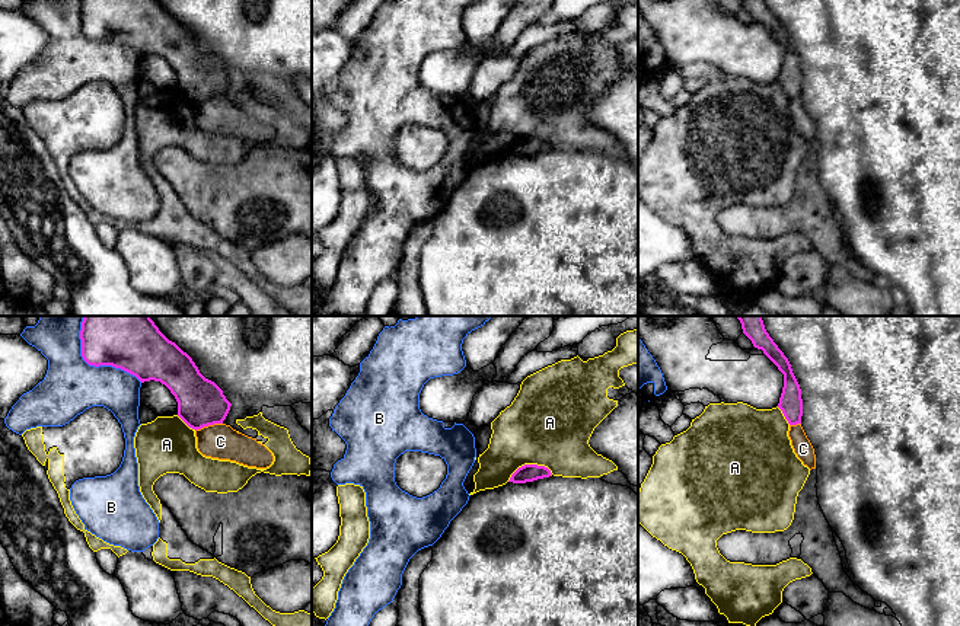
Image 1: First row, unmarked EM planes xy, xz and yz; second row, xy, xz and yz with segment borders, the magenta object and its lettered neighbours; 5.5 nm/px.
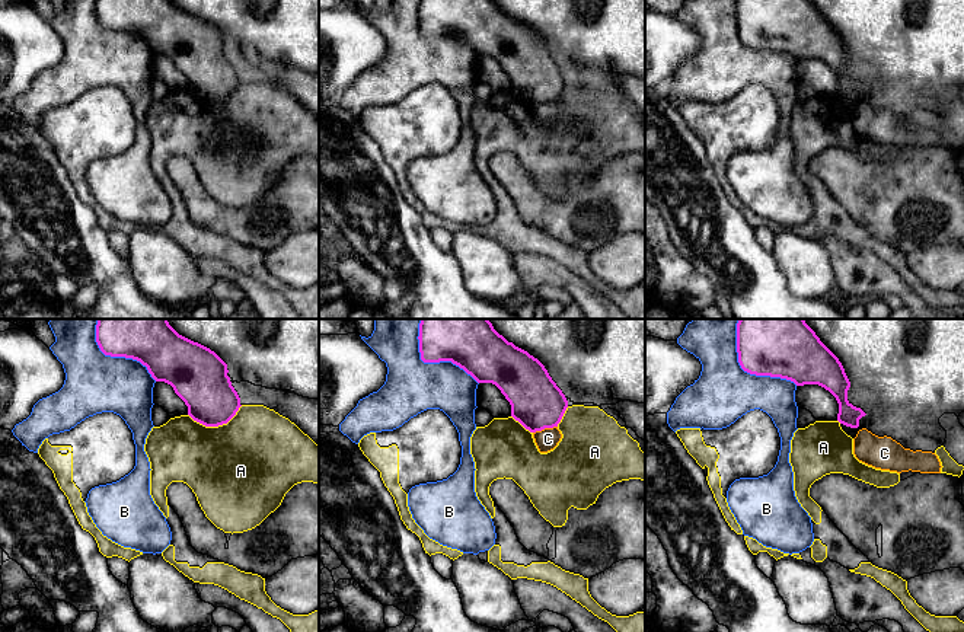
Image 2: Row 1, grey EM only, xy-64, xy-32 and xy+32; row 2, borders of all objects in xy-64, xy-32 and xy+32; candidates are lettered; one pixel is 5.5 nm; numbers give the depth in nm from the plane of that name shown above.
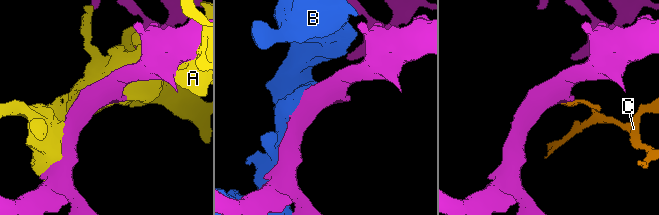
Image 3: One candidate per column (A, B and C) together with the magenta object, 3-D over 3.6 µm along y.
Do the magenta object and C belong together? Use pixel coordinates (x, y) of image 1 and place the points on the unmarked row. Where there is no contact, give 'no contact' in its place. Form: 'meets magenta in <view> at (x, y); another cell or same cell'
meets magenta in xy at (209, 98); another cell

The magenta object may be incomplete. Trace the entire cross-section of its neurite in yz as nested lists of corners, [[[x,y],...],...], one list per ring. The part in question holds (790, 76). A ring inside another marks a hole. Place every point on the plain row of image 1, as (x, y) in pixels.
[[[741,0],[741,3],[743,7],[752,15],[753,20],[762,23],[763,28],[784,48],[784,61],[778,82],[782,84],[790,99],[801,98],[803,90],[801,63],[792,47],[788,32],[769,10],[765,0]]]

